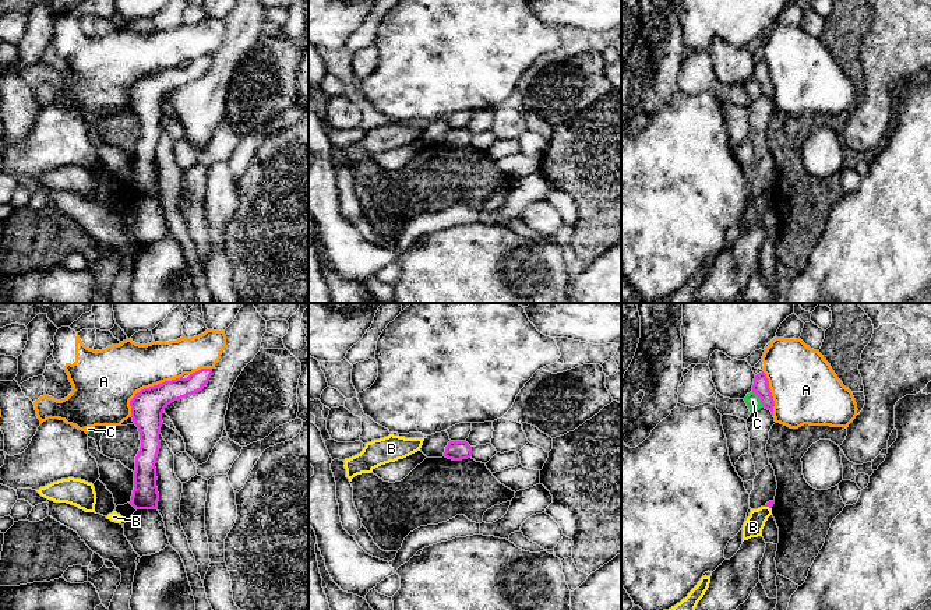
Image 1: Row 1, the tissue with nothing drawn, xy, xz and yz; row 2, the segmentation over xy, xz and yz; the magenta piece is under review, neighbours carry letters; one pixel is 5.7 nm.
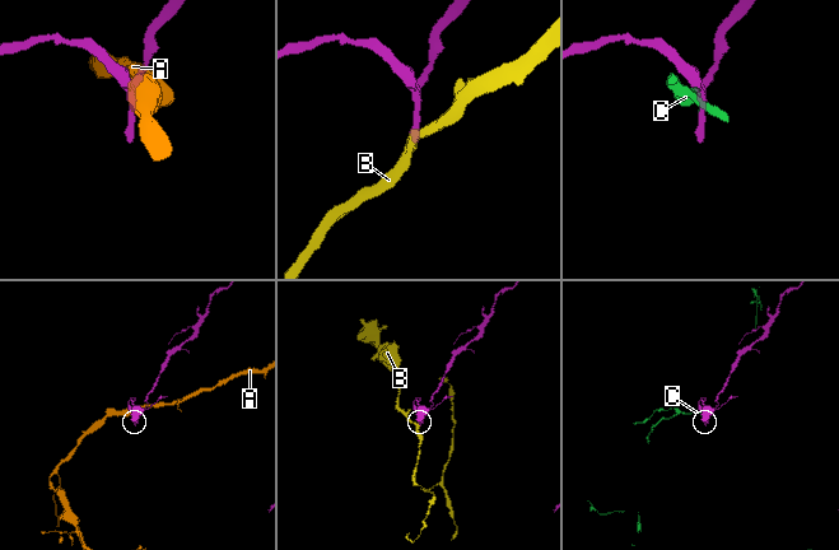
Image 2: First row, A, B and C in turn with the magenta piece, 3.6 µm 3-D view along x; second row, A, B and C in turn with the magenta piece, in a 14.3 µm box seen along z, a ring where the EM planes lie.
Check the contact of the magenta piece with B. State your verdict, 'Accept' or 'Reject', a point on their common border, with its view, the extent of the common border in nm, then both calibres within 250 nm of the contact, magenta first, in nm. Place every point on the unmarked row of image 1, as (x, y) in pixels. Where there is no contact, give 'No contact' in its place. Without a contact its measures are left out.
Reject. Touches magenta at yz (768, 193). Shared border 40 nm. Thickness 40 nm (magenta) against 110 nm

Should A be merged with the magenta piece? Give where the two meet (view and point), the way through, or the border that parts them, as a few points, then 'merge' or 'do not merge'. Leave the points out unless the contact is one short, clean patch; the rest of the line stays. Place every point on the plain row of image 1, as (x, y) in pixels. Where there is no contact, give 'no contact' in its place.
meets magenta in xy at (147, 76); do not merge

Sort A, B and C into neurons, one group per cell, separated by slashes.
A / B / C

